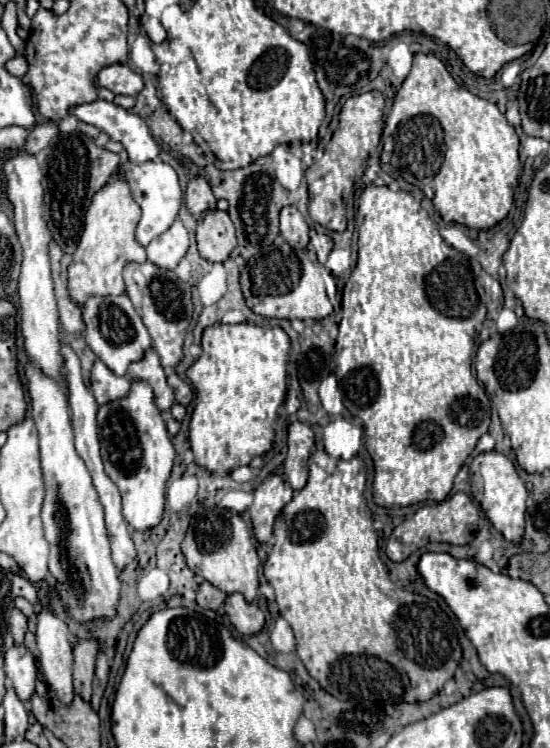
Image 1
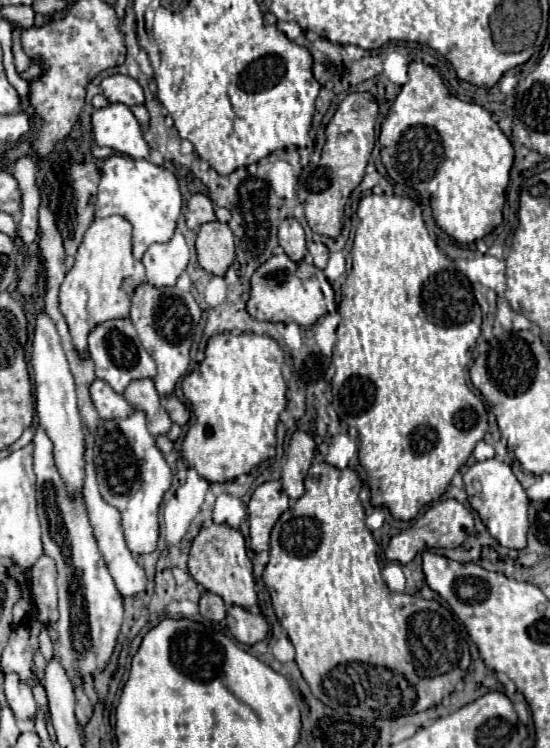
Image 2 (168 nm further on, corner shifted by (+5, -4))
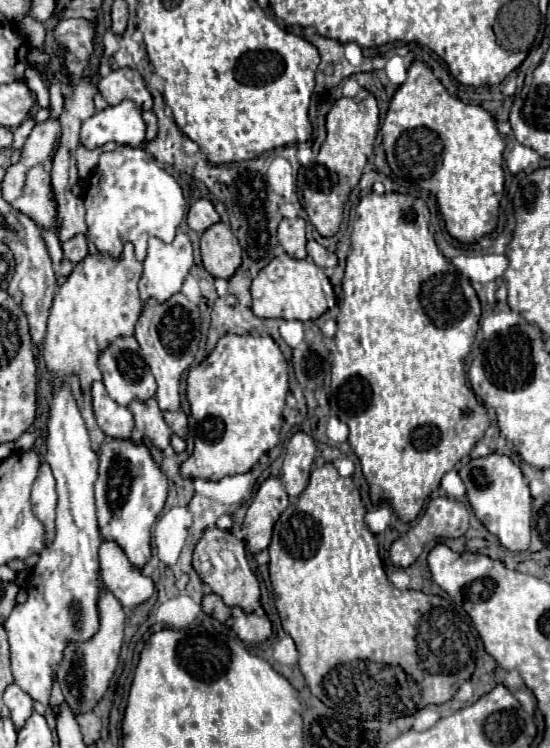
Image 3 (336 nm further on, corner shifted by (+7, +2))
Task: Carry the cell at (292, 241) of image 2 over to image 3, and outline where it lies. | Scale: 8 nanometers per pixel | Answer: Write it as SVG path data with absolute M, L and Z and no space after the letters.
M295 217L295 219L283 219L279 223L279 243L285 249L285 253L293 259L305 259L305 221Z

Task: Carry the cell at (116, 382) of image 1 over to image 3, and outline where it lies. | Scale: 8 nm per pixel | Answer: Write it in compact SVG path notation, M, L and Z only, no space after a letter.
M101 381L91 385L91 395L93 411L103 433L109 437L129 437L133 431L133 413L127 407L115 403Z

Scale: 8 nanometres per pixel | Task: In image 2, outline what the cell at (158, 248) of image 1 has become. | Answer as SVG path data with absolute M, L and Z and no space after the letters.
M177 231L169 243L153 243L145 255L143 265L147 269L147 283L153 287L171 287L185 271L189 263L189 247L185 237Z

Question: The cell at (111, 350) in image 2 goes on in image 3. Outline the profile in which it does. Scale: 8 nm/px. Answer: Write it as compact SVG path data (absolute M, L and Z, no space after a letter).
M117 337L115 341L111 341L111 345L107 349L103 349L99 353L99 369L103 373L103 383L109 391L109 395L119 403L119 405L127 405L133 399L145 401L149 397L155 395L155 377L151 373L151 369L147 369L147 361L139 349L139 343L135 341L135 337Z

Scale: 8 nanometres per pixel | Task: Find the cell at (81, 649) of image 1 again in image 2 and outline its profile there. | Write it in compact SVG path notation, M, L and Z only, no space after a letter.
M79 687L75 689L75 697L77 697L77 705L75 705L75 715L77 715L77 721L81 727L87 725L87 721L91 719L93 715L93 705L89 701L89 697L85 695L85 691Z

